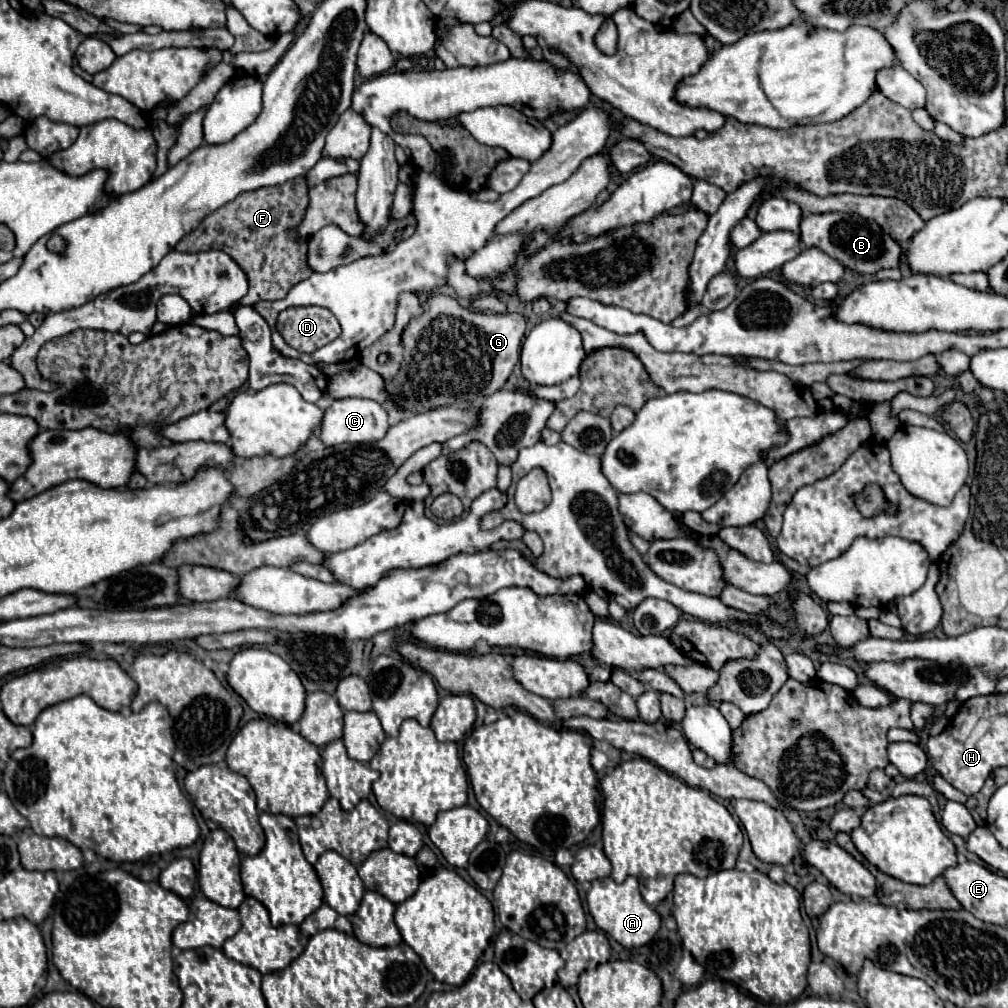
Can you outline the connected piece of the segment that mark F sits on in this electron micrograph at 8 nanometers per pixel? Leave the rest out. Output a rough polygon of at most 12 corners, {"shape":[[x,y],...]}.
{"shape":[[306,179],[242,193],[184,235],[246,273],[240,305],[284,299],[312,275],[294,227]]}

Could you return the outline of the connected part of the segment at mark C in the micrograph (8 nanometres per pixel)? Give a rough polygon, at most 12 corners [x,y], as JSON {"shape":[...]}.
{"shape":[[336,399],[320,439],[372,443],[388,431],[388,413],[374,399]]}

